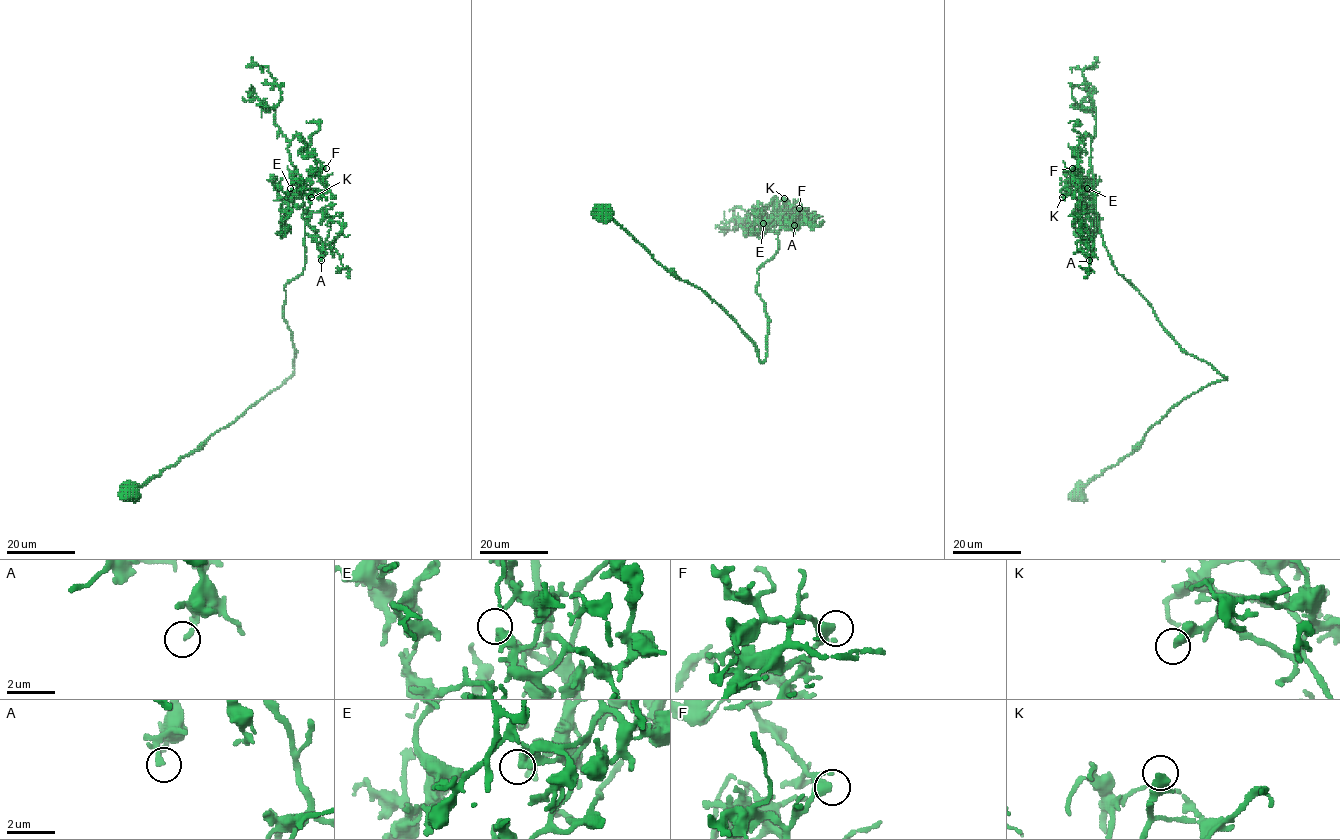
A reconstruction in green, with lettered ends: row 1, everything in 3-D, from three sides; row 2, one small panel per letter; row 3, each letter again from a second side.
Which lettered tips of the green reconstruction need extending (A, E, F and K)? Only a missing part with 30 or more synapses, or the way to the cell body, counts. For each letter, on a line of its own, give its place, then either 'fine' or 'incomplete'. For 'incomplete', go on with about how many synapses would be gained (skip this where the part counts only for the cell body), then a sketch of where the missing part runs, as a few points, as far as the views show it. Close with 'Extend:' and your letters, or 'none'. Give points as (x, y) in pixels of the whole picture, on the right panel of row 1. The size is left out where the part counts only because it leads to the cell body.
A: at (1089, 260); fine
E: at (1087, 188); fine
F: at (1072, 168); incomplete; about 45 synapses
K: at (1062, 197); fine
Extend: F

